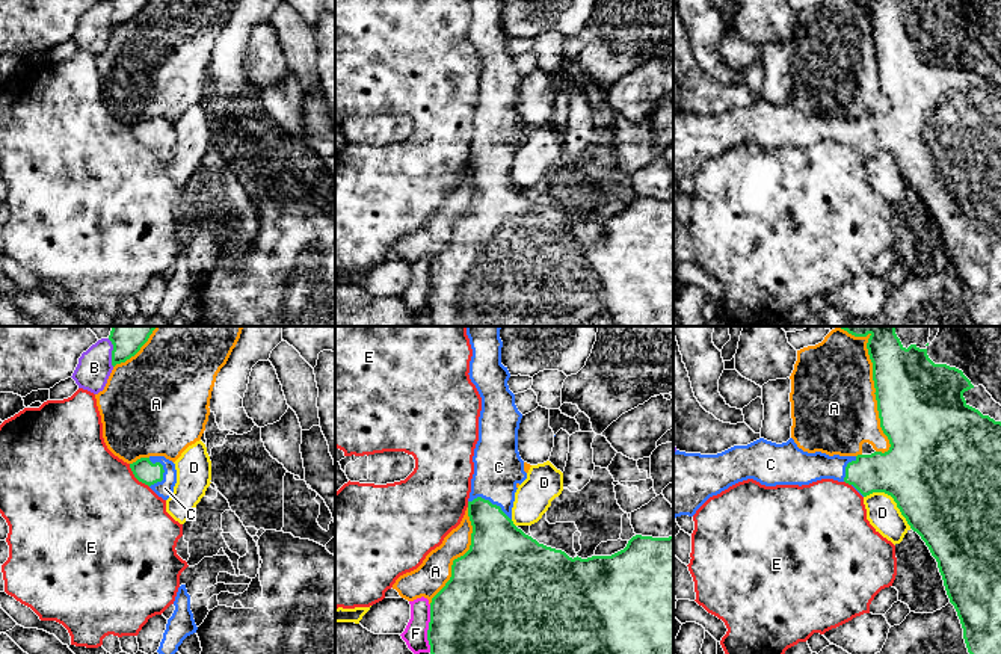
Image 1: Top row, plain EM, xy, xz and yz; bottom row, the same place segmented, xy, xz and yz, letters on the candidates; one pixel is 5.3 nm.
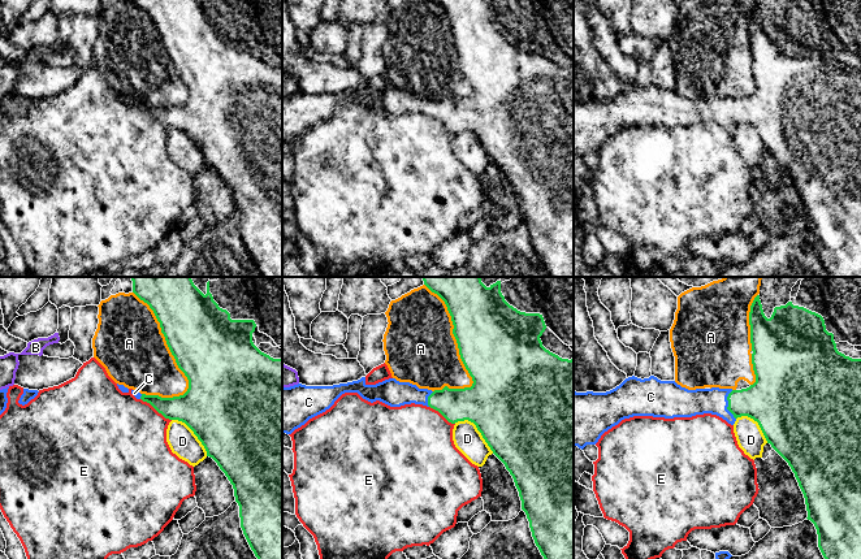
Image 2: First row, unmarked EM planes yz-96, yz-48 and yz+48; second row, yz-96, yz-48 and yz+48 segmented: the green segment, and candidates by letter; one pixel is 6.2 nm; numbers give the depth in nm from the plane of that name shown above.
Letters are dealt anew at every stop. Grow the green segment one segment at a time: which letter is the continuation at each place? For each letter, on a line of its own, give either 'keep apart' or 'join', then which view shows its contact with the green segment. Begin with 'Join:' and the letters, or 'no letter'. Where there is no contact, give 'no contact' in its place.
Join: C
A: keep apart; meets green in yz
B: keep apart; meets green in xy
C: join; meets green in xz
D: keep apart; meets green in yz
E: keep apart; meets green in xy
F: keep apart; meets green in xz

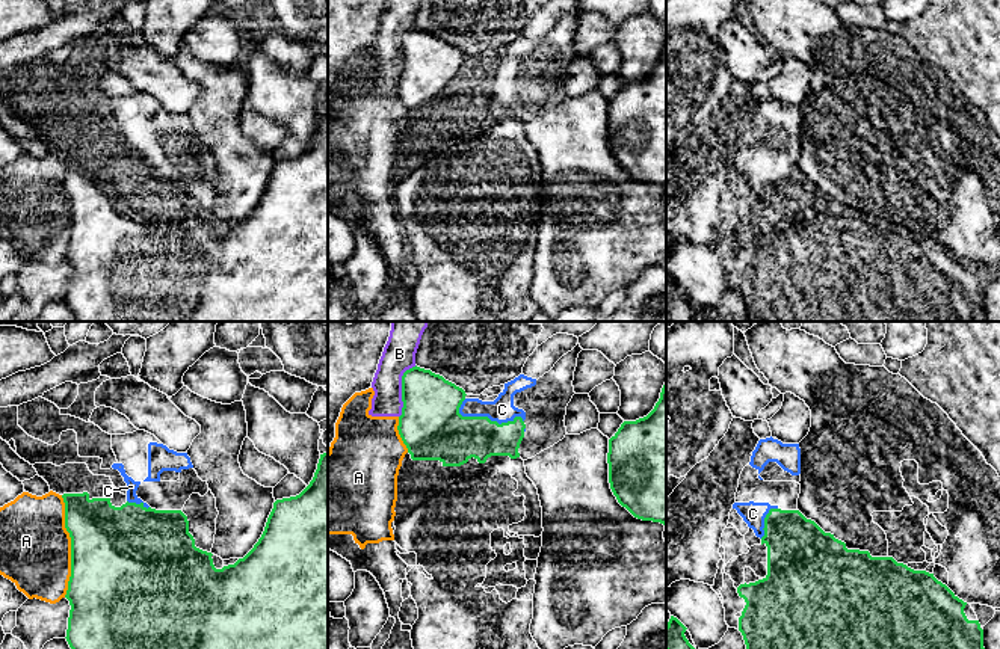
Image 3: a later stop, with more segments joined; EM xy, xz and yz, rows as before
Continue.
Join: no letter
A: keep apart; meets green in xy
B: keep apart; meets green in xz
C: keep apart; meets green in xz

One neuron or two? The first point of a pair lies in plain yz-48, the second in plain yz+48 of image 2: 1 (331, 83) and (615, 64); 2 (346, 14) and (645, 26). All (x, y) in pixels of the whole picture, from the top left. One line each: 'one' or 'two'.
1: two
2: one

